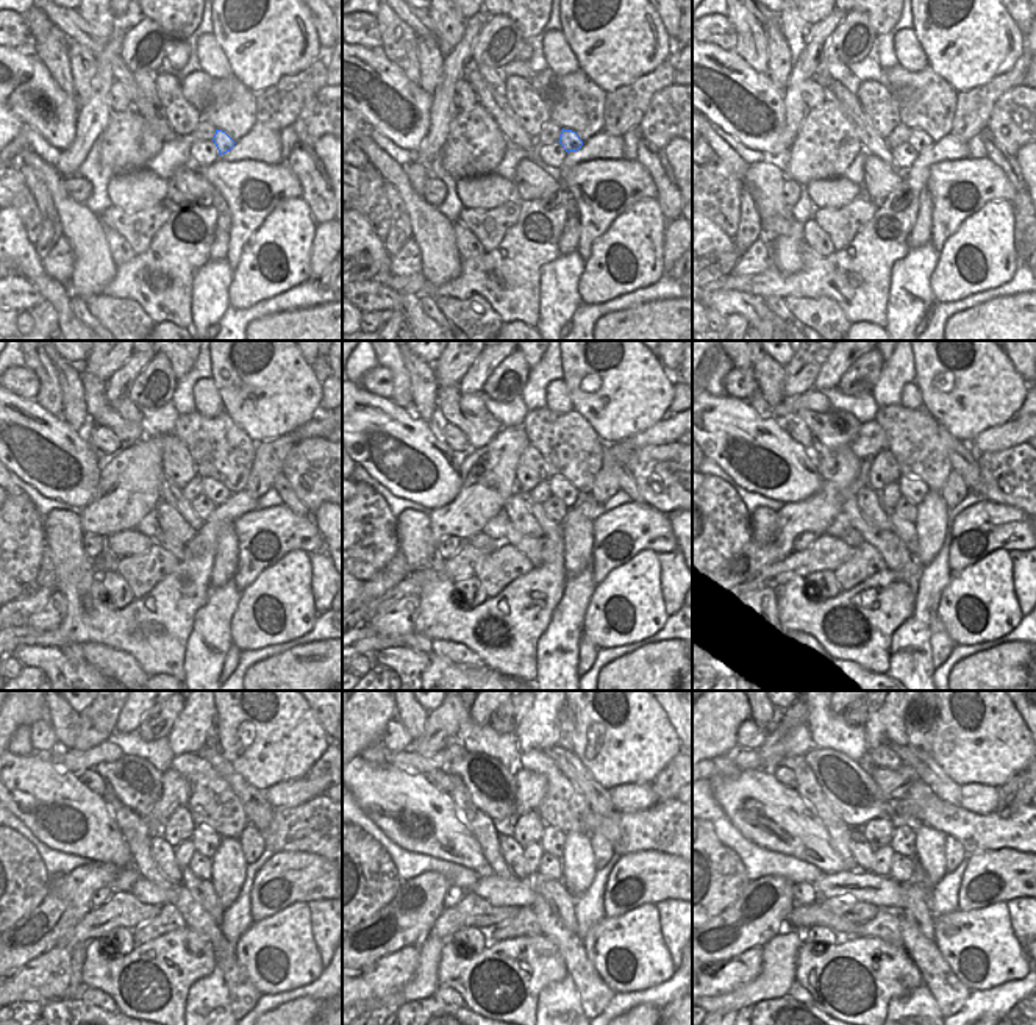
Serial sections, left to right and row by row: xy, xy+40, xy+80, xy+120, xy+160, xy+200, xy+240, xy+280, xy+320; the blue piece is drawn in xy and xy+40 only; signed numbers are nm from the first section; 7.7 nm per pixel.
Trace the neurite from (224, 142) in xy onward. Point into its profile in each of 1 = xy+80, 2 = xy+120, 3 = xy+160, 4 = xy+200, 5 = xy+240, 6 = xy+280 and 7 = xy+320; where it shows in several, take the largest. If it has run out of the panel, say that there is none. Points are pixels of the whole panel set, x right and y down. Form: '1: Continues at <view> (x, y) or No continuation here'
1: Continues at xy+80 (919, 141)
2: Continues at xy+120 (217, 492)
3: Continues at xy+160 (560, 486)
4: Continues at xy+200 (911, 489)
5: Continues at xy+240 (207, 841)
6: Continues at xy+280 (553, 841)
7: Continues at xy+320 (903, 841).

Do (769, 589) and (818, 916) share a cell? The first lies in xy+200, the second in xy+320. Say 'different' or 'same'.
same

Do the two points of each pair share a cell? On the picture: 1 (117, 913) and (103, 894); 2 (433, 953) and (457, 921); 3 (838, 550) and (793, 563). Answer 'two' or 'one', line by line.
1: two
2: two
3: one

